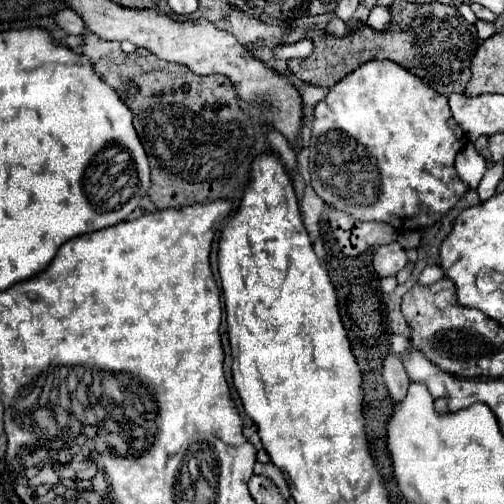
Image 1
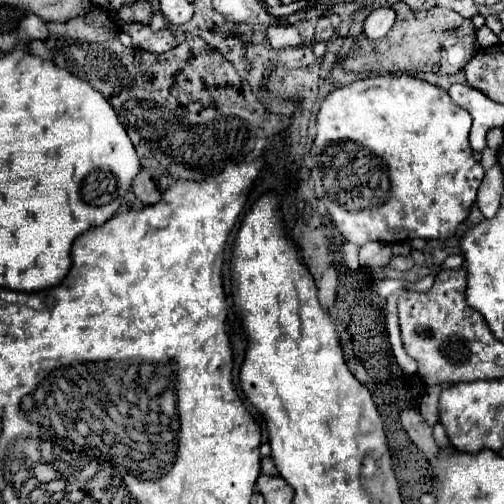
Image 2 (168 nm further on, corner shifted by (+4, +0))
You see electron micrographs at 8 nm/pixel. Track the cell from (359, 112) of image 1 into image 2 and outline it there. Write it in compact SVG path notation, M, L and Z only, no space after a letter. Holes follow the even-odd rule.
M371 74L367 78L355 80L353 84L335 88L321 102L321 108L317 114L317 136L315 136L311 152L309 152L309 156L311 156L311 180L315 184L315 196L319 202L325 204L325 208L327 208L331 220L335 222L337 230L341 232L341 236L357 246L363 246L371 240L393 244L393 242L403 242L403 240L413 240L413 238L425 238L425 240L449 238L449 236L453 236L459 222L463 222L467 218L469 208L475 202L477 188L479 188L483 174L485 174L483 166L473 160L473 150L471 150L469 140L467 140L469 128L471 128L469 114L463 108L457 108L449 100L447 92L439 90L437 86L433 86L425 80L413 78L409 74L399 74L399 76L397 74L387 74L387 76Z

